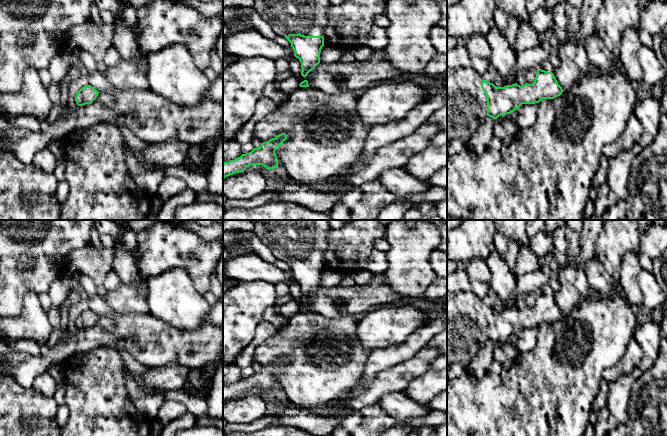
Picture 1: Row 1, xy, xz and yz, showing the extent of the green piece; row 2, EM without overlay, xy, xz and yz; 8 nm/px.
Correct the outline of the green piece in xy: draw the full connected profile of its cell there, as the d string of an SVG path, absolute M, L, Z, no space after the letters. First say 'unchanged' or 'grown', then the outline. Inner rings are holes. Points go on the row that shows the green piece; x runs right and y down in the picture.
unchanged | M91 85L82 87L75 96L78 106L91 104L98 96L99 92Z

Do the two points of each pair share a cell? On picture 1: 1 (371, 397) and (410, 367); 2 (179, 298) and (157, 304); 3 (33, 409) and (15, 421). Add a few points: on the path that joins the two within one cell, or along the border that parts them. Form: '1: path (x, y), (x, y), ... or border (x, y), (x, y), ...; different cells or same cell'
1: path (381, 387), (400, 372); same cell
2: path (174, 299), (167, 300), (162, 304); same cell
3: path (29, 413), (24, 418), (19, 418); same cell

